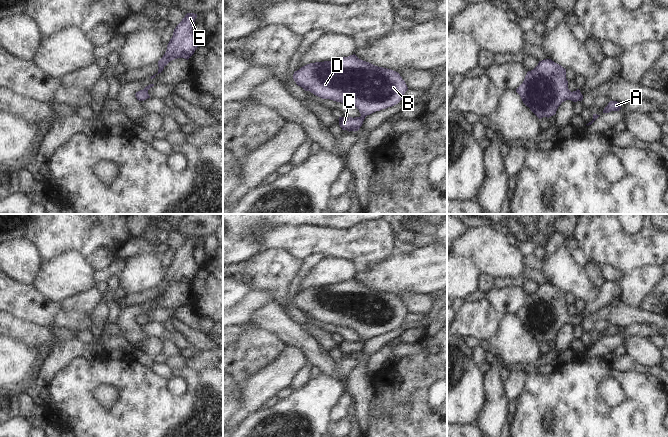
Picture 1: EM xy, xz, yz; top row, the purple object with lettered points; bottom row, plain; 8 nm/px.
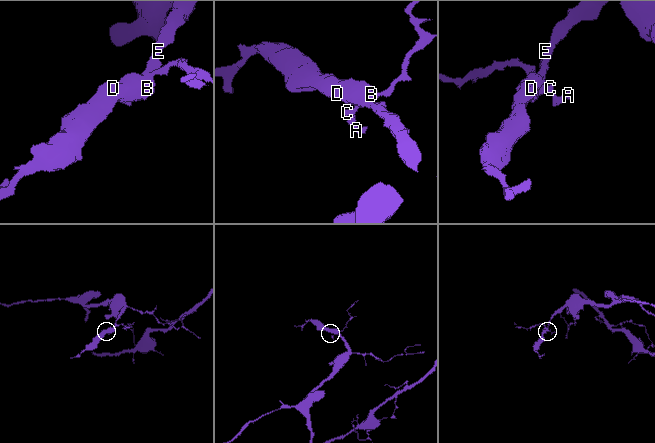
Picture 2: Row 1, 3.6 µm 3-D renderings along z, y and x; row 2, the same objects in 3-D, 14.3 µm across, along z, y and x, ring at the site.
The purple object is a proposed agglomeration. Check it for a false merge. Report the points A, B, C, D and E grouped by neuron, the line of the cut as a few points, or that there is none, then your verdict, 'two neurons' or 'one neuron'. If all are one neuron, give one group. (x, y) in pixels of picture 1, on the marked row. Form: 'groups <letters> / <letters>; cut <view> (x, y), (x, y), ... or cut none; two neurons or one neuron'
groups A B C D E; cut none; one neuron

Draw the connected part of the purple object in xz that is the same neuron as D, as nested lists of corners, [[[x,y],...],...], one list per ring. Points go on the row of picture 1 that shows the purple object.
[[[355,54],[332,61],[307,64],[294,72],[293,79],[305,91],[322,99],[355,106],[361,114],[360,117],[339,117],[340,127],[349,132],[358,131],[367,115],[398,104],[408,90],[398,72],[363,61]]]

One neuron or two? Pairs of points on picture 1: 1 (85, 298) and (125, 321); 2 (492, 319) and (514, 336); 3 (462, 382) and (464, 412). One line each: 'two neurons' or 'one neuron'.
1: two neurons
2: two neurons
3: one neuron

